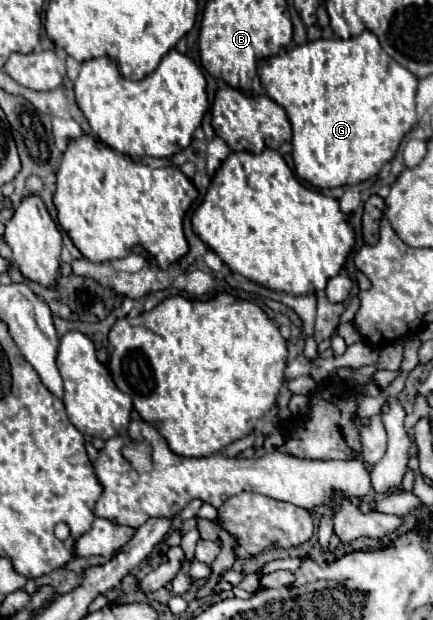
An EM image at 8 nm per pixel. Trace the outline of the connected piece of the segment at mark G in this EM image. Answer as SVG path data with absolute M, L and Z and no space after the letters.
M371 31L353 39L317 39L297 45L285 55L275 55L258 63L257 73L267 95L287 111L293 127L293 163L295 173L315 187L331 189L341 185L359 185L375 177L391 161L405 133L417 121L415 96L417 77L391 59Z

